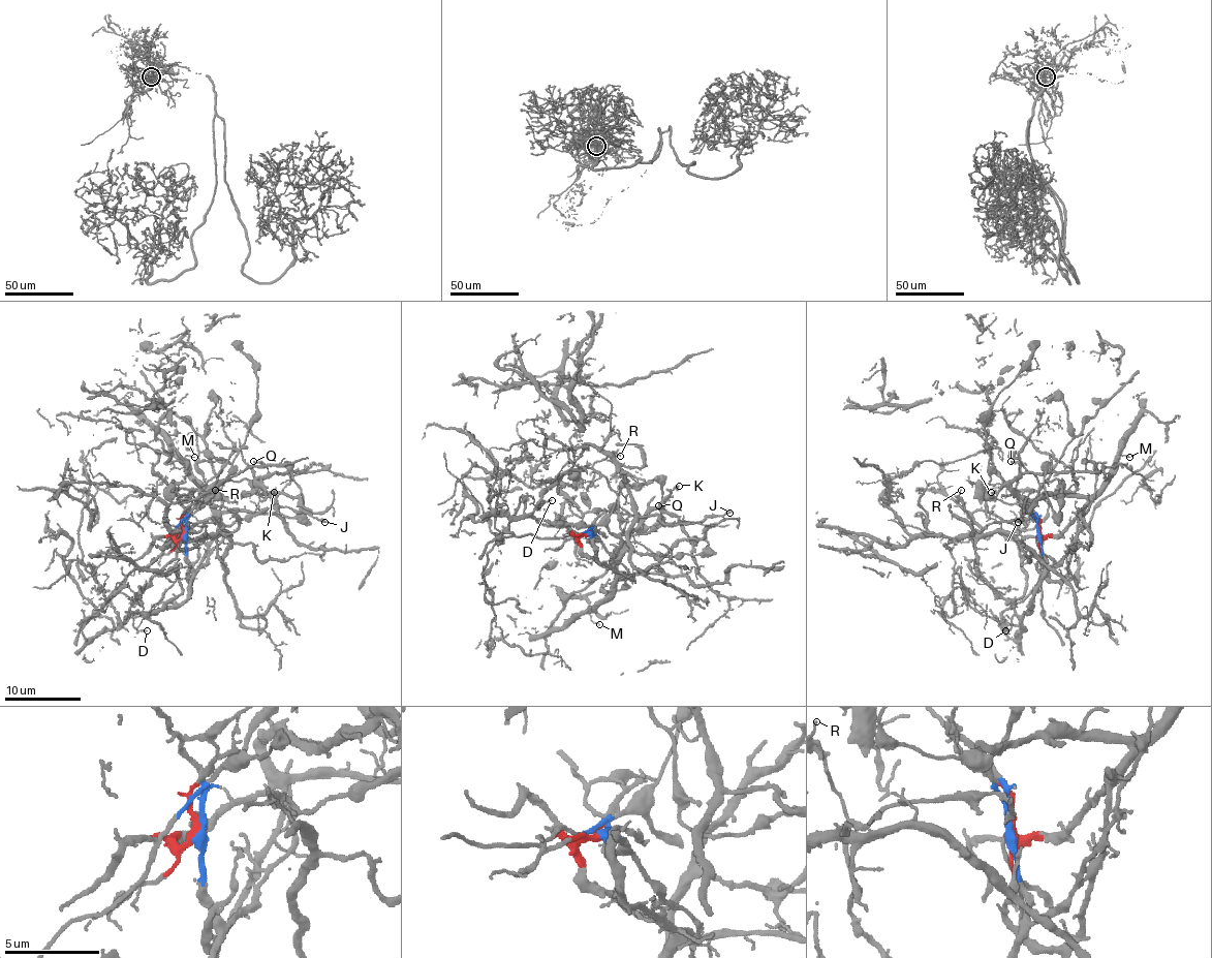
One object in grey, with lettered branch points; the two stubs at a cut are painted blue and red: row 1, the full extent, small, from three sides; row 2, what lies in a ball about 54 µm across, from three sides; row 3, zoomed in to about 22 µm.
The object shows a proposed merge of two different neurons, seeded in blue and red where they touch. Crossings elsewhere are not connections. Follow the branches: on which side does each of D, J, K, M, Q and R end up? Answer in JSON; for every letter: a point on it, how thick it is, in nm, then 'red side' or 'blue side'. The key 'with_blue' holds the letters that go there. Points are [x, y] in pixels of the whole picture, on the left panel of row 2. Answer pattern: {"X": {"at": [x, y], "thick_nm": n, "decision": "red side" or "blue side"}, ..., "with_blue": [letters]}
{"D": {"at": [147, 630], "thick_nm": 130, "decision": "blue side"}, "J": {"at": [324, 522], "thick_nm": 280, "decision": "blue side"}, "K": {"at": [274, 492], "thick_nm": 260, "decision": "red side"}, "M": {"at": [194, 457], "thick_nm": 110, "decision": "red side"}, "Q": {"at": [253, 461], "thick_nm": 160, "decision": "red side"}, "R": {"at": [215, 490], "thick_nm": 100, "decision": "blue side"}, "with_blue": ["D", "J", "R"]}

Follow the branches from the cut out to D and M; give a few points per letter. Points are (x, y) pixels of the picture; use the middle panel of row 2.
D: (589, 532), (595, 541), (593, 531), (584, 527), (537, 519), (534, 510), (551, 500)
M: (589, 532), (580, 536), (580, 548), (618, 573), (616, 586), (589, 615), (598, 624)

